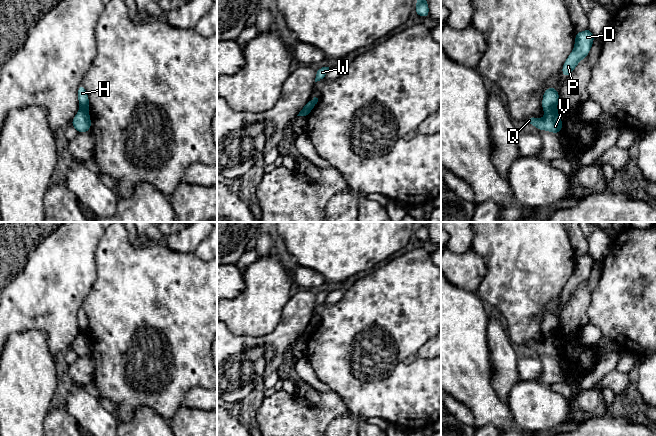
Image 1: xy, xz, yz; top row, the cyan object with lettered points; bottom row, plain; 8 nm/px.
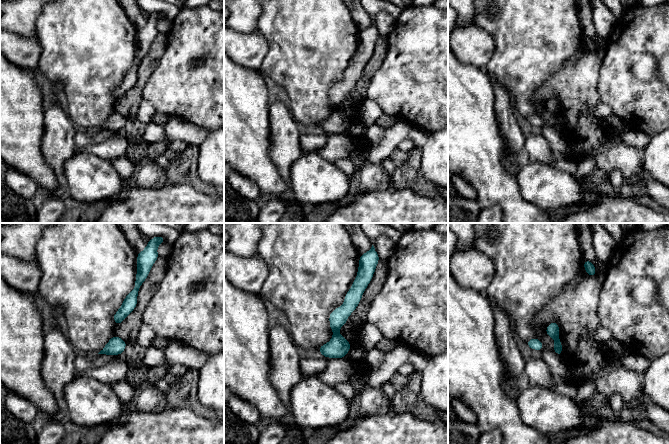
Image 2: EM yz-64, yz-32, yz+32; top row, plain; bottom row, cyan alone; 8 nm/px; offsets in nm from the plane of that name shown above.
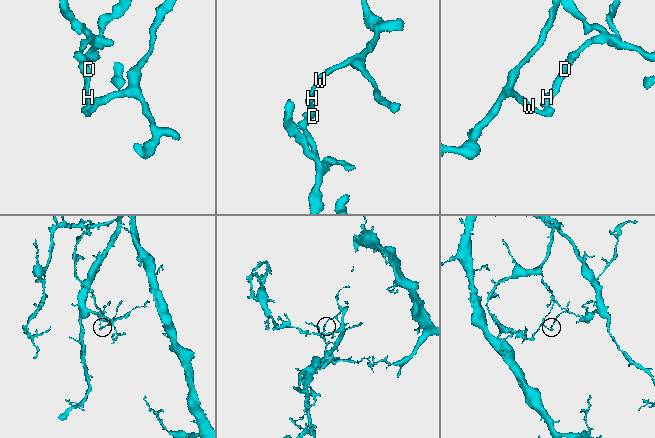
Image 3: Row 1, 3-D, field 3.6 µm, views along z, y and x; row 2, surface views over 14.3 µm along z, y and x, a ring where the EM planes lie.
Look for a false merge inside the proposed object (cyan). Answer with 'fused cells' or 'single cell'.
fused cells

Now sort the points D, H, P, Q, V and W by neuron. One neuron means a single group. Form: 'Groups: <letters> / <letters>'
Groups: D H P / Q V W

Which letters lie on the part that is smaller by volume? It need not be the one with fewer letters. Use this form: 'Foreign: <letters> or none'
Foreign: Q, V, W

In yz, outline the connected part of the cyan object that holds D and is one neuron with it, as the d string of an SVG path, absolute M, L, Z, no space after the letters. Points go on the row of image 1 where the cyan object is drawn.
M588 28L585 31L577 32L575 36L575 46L565 60L562 67L563 77L568 77L572 71L575 69L577 64L588 56L590 49L592 47L595 36L592 34L591 30Z

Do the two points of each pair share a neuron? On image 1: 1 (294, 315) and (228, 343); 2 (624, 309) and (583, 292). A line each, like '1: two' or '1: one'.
1: one
2: two

